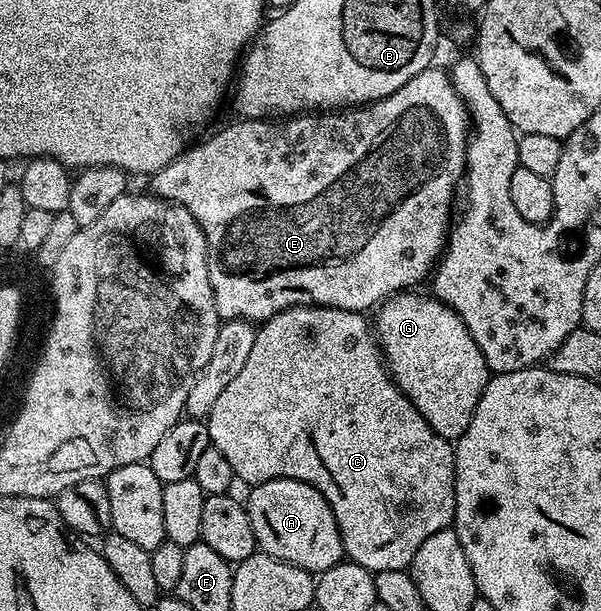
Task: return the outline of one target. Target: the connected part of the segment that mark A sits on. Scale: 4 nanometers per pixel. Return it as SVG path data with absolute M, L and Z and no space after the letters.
M278 478L250 487L249 493L245 505L253 524L256 547L262 553L305 568L316 576L344 561L343 541L333 508L329 508L325 496L321 496L317 488L301 480Z

